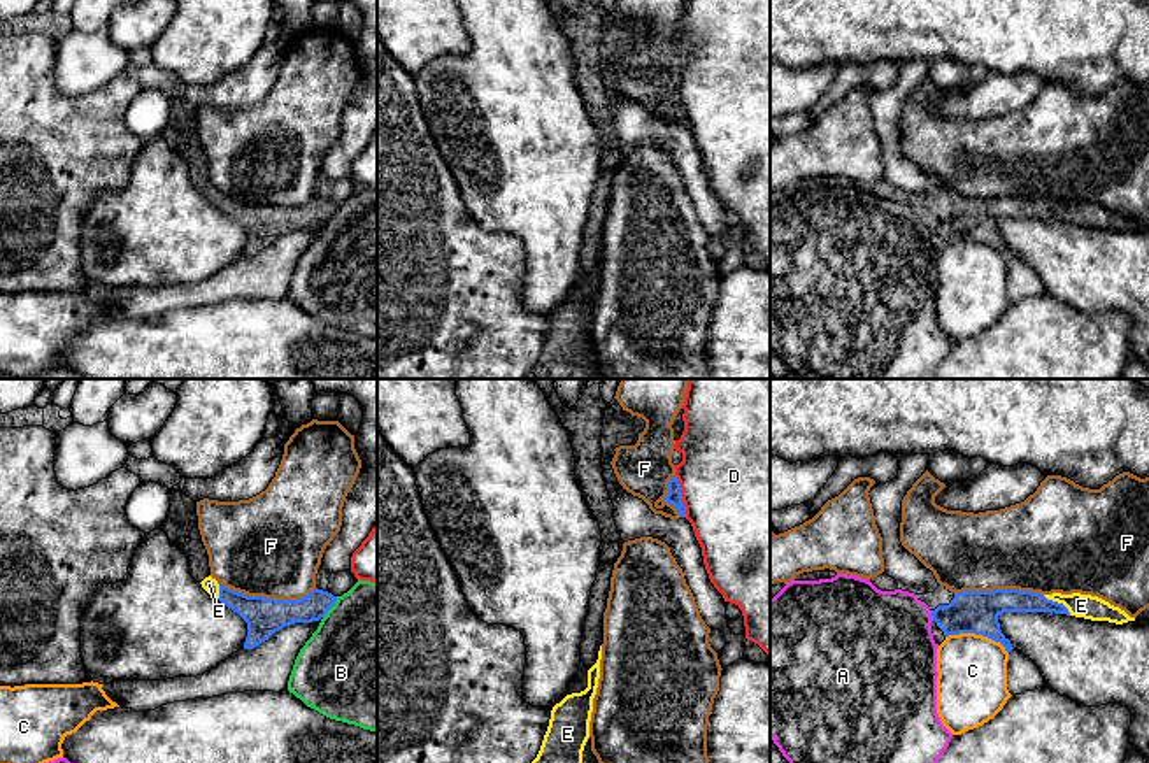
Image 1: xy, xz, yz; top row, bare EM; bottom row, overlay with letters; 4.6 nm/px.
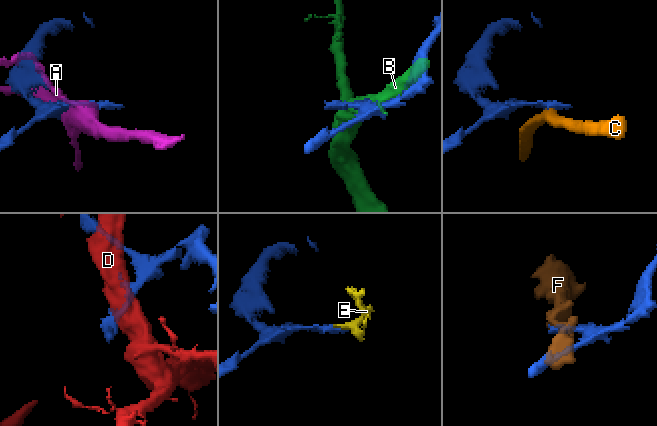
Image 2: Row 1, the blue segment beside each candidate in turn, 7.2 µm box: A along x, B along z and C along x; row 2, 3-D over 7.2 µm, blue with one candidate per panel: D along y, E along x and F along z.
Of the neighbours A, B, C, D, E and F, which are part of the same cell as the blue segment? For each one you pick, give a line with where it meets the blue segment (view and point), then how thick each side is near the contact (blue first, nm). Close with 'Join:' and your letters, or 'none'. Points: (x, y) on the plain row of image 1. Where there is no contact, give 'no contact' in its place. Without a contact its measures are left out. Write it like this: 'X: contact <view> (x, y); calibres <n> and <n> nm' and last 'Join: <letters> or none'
E: contact yz (1056, 209); calibres 110 and 110 nm
Join: E

